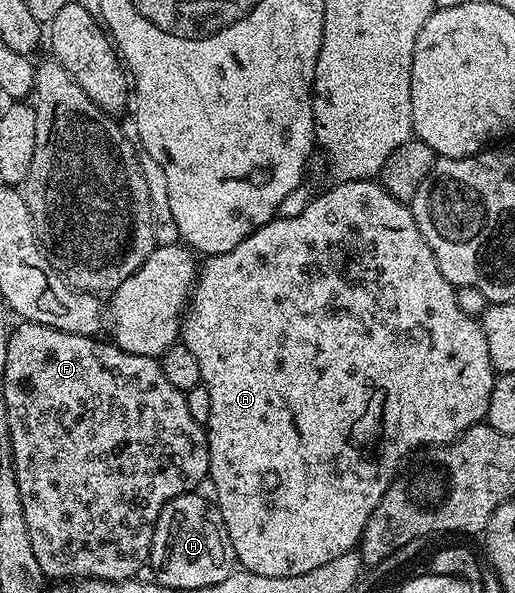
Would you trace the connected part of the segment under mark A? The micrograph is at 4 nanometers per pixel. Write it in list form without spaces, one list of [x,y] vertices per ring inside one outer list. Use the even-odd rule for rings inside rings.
[[[374,179],[369,181],[338,181],[334,183],[334,186],[327,193],[312,198],[299,213],[294,213],[291,217],[281,217],[279,216],[277,219],[269,221],[268,224],[262,225],[252,235],[248,235],[248,239],[244,239],[236,247],[232,247],[232,251],[207,256],[201,262],[198,276],[194,282],[194,292],[190,295],[186,312],[182,318],[182,331],[180,334],[181,344],[186,345],[188,351],[192,351],[192,355],[196,355],[196,363],[200,363],[202,384],[205,385],[208,391],[208,399],[212,399],[212,411],[205,426],[206,442],[210,445],[208,481],[209,484],[214,484],[215,495],[213,494],[213,496],[216,498],[220,515],[224,519],[228,539],[232,539],[237,564],[245,572],[268,575],[269,577],[304,575],[304,571],[313,571],[316,567],[321,567],[322,564],[336,559],[336,555],[351,552],[361,542],[362,532],[372,515],[372,511],[378,506],[380,499],[388,491],[390,484],[394,482],[396,474],[403,468],[403,466],[401,467],[402,460],[410,453],[410,449],[406,445],[411,445],[414,449],[420,448],[421,445],[430,445],[429,447],[446,445],[448,442],[456,440],[460,434],[468,431],[473,425],[485,422],[492,387],[496,380],[496,370],[493,363],[490,362],[488,339],[484,339],[482,322],[479,318],[469,317],[464,315],[464,311],[460,311],[460,303],[456,303],[455,286],[451,285],[448,279],[444,279],[444,275],[424,239],[424,235],[420,235],[420,227],[416,227],[416,219],[412,215],[407,202],[398,201],[381,183]]]

